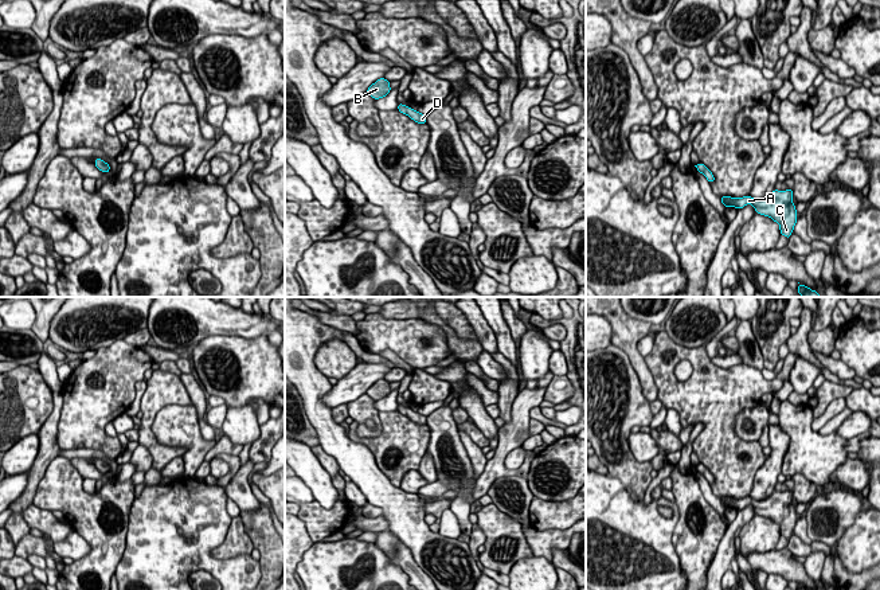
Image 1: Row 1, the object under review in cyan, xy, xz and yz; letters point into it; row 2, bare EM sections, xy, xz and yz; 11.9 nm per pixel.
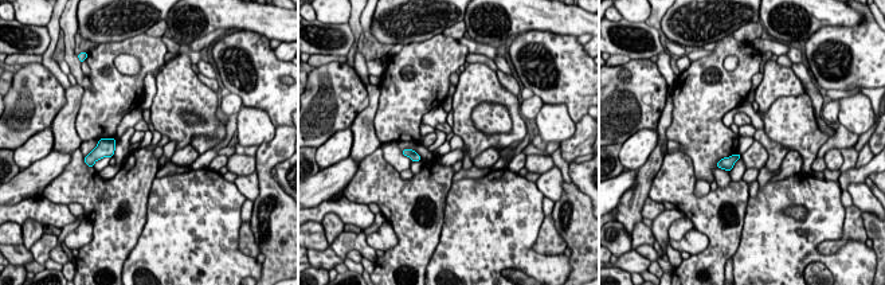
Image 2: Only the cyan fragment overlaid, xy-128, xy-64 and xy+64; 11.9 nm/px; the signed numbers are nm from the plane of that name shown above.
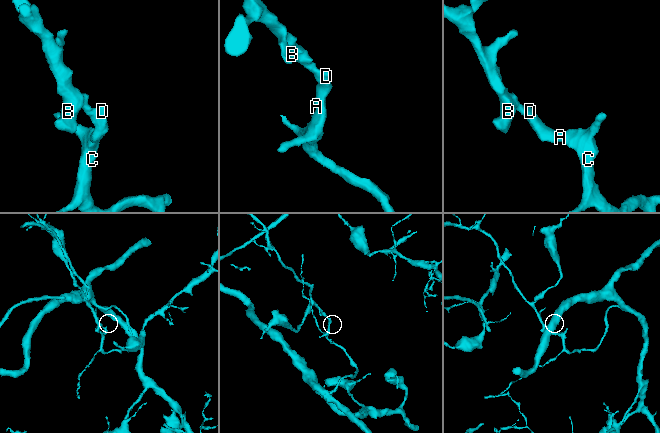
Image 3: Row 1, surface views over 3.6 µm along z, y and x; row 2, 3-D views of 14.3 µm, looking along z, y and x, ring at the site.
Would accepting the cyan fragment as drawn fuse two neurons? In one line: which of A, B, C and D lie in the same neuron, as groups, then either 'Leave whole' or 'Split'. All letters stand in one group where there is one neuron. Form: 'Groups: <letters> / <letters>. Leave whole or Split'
Groups: A B C D. Leave whole

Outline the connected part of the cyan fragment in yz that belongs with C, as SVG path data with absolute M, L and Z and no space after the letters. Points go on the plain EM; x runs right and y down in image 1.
M774 491L764 500L754 500L747 496L743 499L721 497L720 501L723 507L735 508L736 511L752 505L758 515L777 523L779 525L781 536L785 536L789 540L798 520L795 507L793 505L793 495L793 491Z

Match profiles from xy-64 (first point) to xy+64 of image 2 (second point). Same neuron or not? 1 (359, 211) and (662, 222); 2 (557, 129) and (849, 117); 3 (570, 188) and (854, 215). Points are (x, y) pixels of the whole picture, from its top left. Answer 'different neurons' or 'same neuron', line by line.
1: different neurons
2: same neuron
3: different neurons

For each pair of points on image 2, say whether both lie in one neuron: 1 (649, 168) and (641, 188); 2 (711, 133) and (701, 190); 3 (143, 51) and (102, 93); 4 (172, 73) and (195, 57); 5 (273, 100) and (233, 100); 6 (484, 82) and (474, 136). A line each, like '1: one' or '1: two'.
1: one
2: two
3: one
4: two
5: two
6: one

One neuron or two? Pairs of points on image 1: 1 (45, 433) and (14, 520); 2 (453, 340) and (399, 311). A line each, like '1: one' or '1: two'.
1: one
2: one

